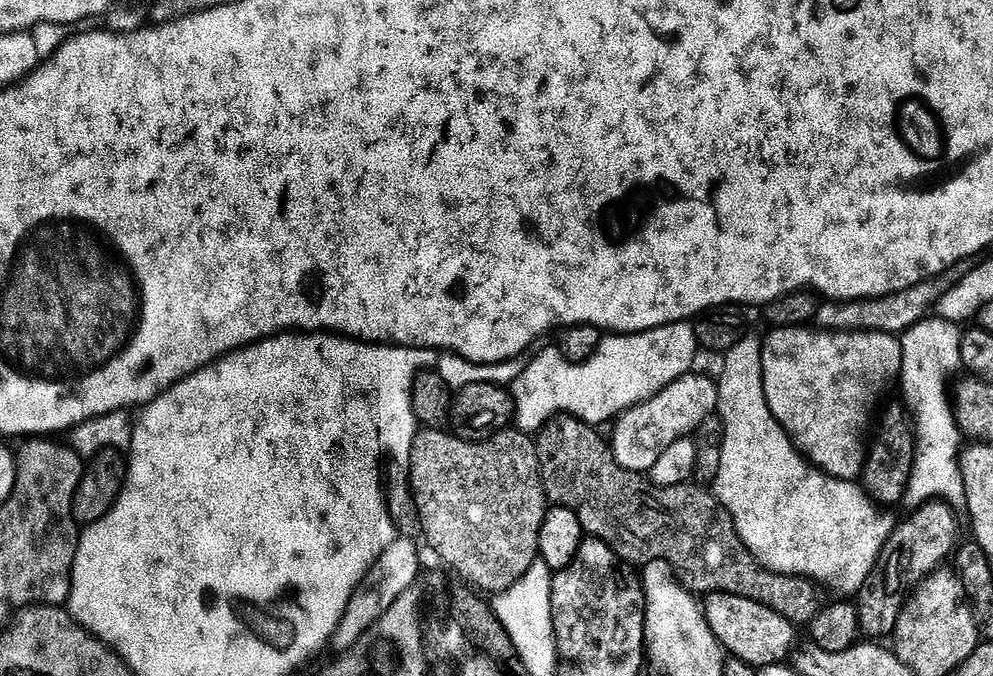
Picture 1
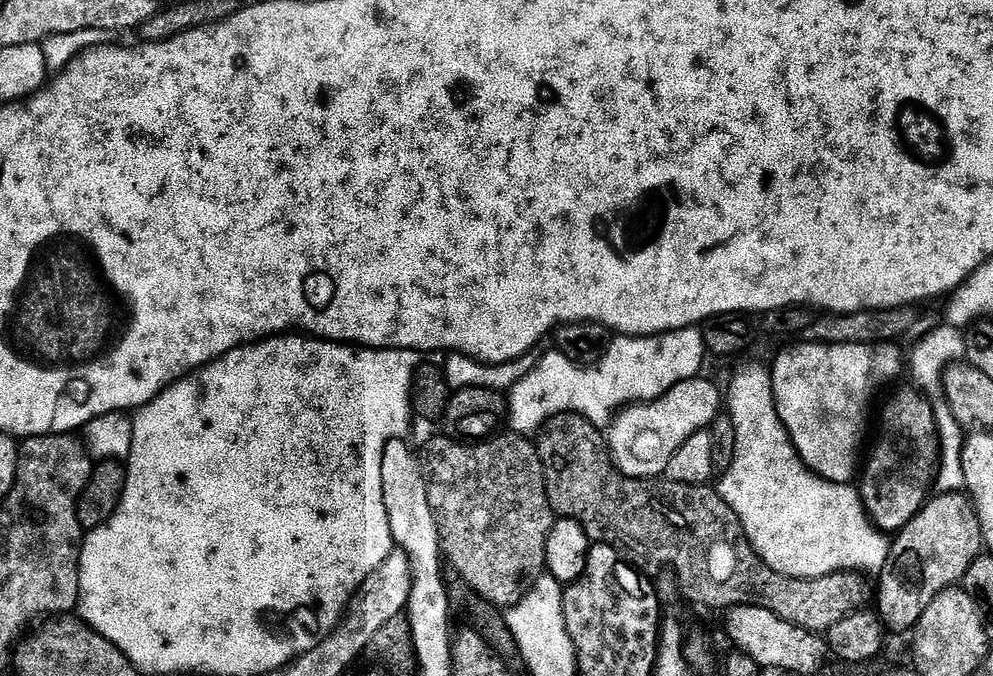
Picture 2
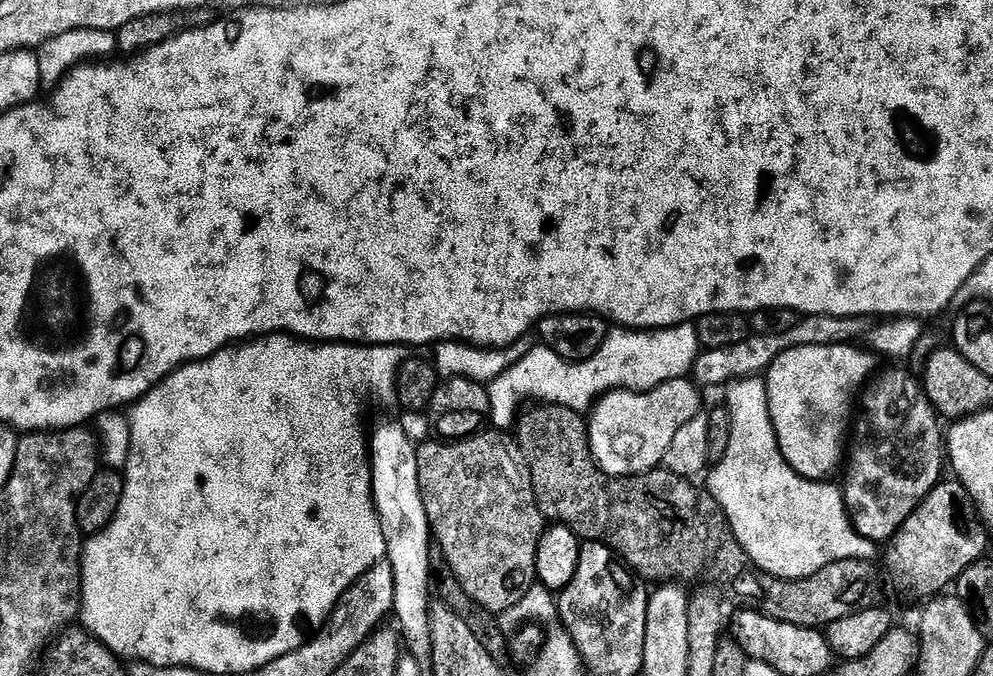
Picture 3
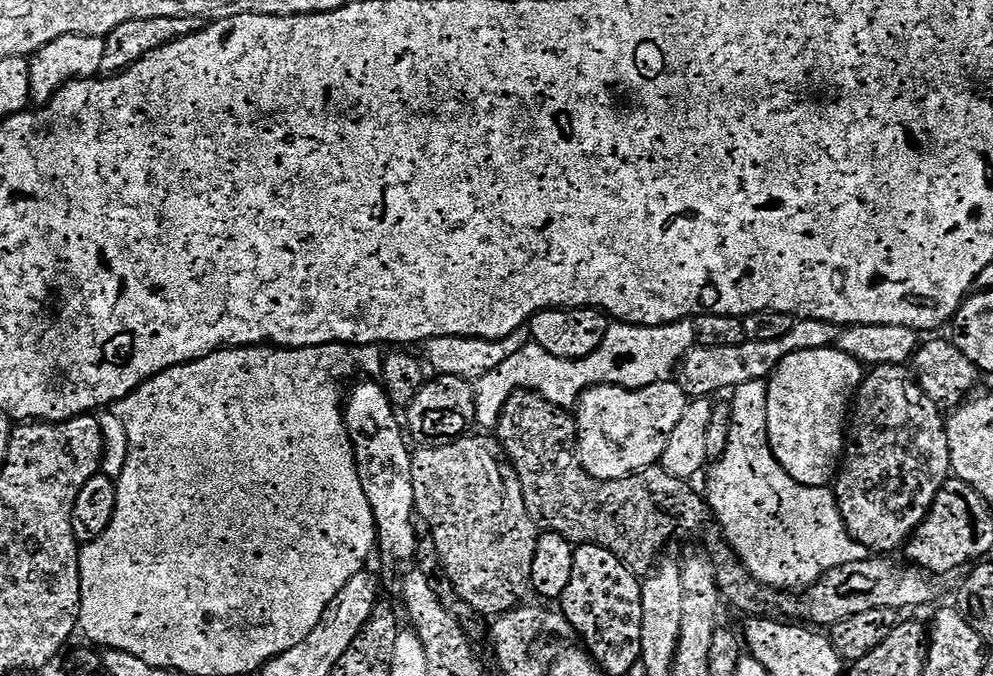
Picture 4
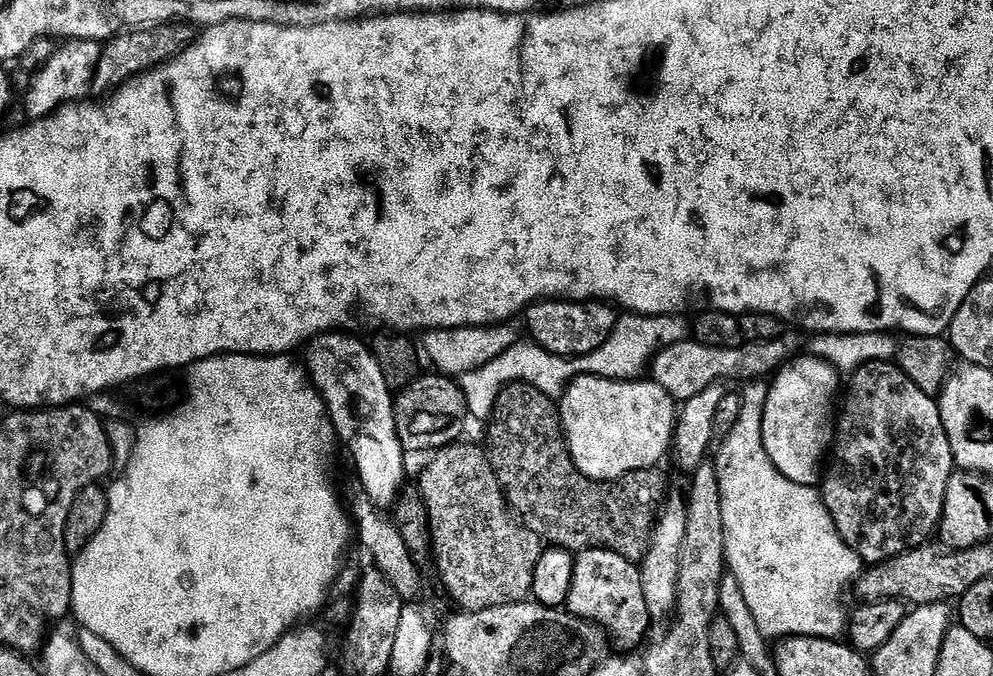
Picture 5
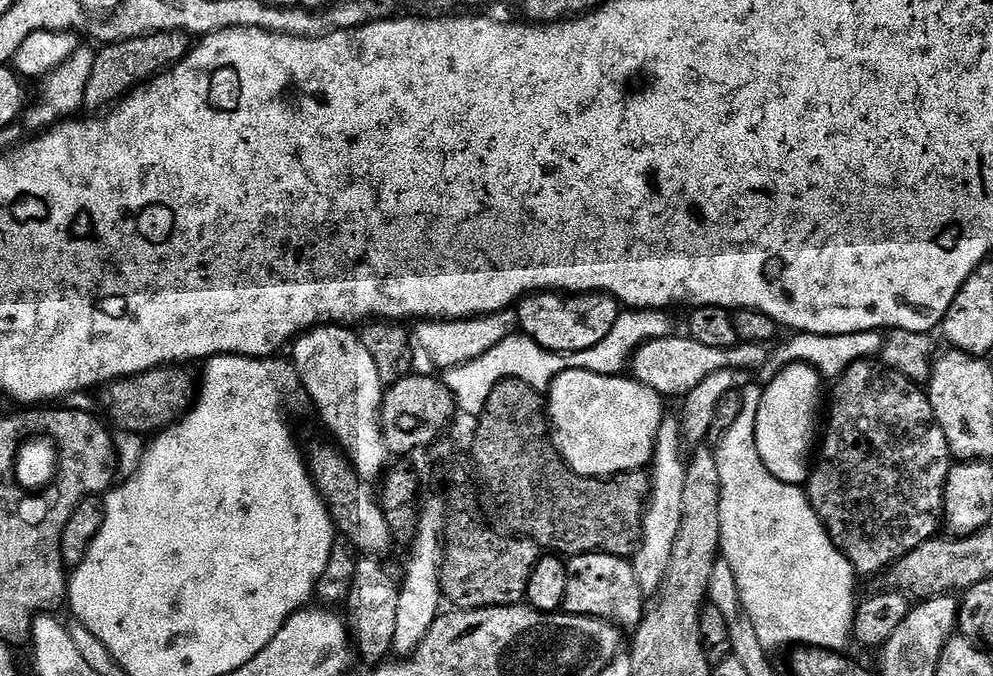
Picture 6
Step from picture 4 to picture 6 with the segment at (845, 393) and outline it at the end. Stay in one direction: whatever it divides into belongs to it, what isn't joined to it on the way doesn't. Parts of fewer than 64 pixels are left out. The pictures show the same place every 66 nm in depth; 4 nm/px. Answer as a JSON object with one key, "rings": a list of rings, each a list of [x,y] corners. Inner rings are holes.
{"rings":[[[806,363],[789,364],[777,371],[771,380],[772,385],[763,389],[763,401],[757,416],[756,449],[759,458],[779,480],[800,486],[810,476],[808,459],[811,458],[812,447],[816,444],[820,403],[823,400],[825,403],[826,400],[825,381],[815,368]]]}

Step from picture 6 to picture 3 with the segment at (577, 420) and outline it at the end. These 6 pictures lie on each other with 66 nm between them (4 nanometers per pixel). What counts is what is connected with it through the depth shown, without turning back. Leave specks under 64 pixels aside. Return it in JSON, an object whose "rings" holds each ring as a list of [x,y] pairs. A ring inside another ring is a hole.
{"rings":[[[687,377],[650,391],[614,391],[596,401],[587,421],[589,446],[598,468],[608,476],[644,475],[664,460],[680,428],[703,411],[701,389]]]}

